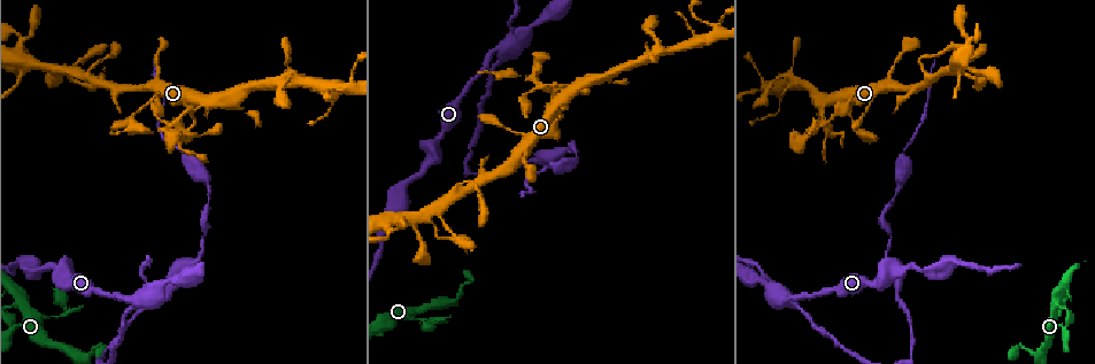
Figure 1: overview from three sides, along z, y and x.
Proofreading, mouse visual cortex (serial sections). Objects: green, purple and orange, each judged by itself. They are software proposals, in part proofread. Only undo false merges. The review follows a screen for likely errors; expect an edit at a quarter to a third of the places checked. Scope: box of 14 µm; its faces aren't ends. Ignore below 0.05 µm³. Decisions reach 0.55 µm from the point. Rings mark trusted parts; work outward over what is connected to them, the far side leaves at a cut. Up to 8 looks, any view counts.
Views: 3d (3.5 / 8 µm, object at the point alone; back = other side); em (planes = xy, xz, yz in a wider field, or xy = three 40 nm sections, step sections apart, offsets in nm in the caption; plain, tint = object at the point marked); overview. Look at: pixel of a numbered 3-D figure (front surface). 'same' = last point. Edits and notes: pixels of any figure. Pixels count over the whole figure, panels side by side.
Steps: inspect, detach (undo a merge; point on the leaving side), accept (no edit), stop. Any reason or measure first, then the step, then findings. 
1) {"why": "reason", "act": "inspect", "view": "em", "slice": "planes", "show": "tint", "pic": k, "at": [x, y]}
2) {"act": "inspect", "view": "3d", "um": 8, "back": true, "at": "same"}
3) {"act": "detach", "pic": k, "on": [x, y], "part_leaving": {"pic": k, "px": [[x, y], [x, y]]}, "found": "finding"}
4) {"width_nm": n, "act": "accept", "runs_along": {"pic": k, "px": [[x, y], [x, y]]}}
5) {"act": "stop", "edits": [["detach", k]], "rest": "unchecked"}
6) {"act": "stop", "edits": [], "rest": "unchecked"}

{"why": "arms part here", "act": "inspect", "view": "3d", "um": 3.5, "back": true, "pic": 1, "at": [497, 51]}

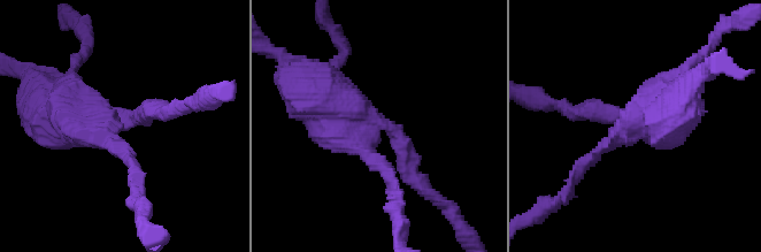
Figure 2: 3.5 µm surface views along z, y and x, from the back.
{"why": "shape alone is not enough", "act": "inspect", "view": "em", "slice": "xy", "step": 1, "show": "tint", "pic": 2, "at": [115, 121]}

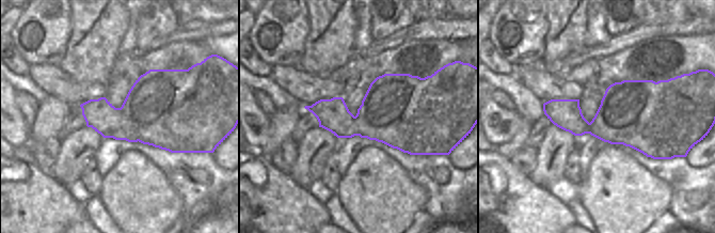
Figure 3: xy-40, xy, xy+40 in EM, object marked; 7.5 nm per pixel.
{"width_nm": 460, "act": "detach", "pic": 2, "on": [122, 145], "found": "a second cell is stuck on"}

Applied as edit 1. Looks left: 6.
{"why": "a narrow waist", "act": "inspect", "view": "3d", "um": 8, "pic": 1, "at": [654, 54]}

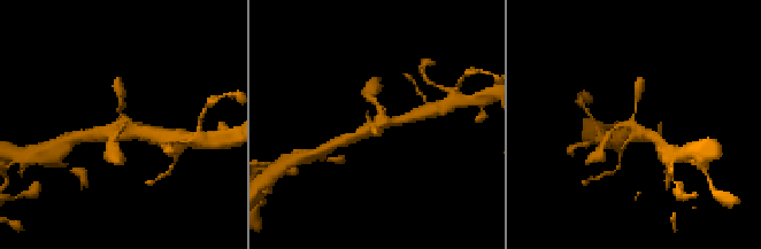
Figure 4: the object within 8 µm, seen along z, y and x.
{"why": "need the tissue", "act": "inspect", "view": "em", "slice": "planes", "show": "tint", "pic": 4, "at": [125, 129]}

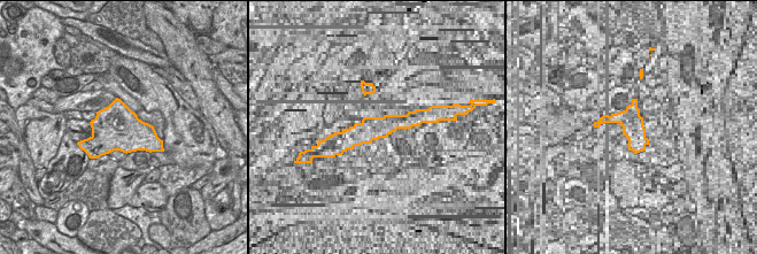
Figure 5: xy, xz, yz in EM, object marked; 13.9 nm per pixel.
{"act": "accept", "runs_along": {"pic": 4, "px": [[351, 138], [382, 124], [410, 116]]}, "found": "all the same cell"}

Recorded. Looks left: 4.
{"why": "branch point", "act": "inspect", "view": "3d", "um": 3.5, "pic": 1, "at": [930, 77]}

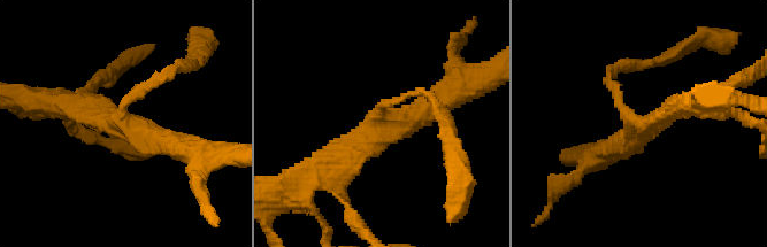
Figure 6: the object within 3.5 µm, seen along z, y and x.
{"arm_widths_nm": [100, 300, 350], "act": "accept", "found": "one cell here"}

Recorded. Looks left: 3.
{"act": "stop", "edits": [["detach", 2]], "rest": "unchecked"}

